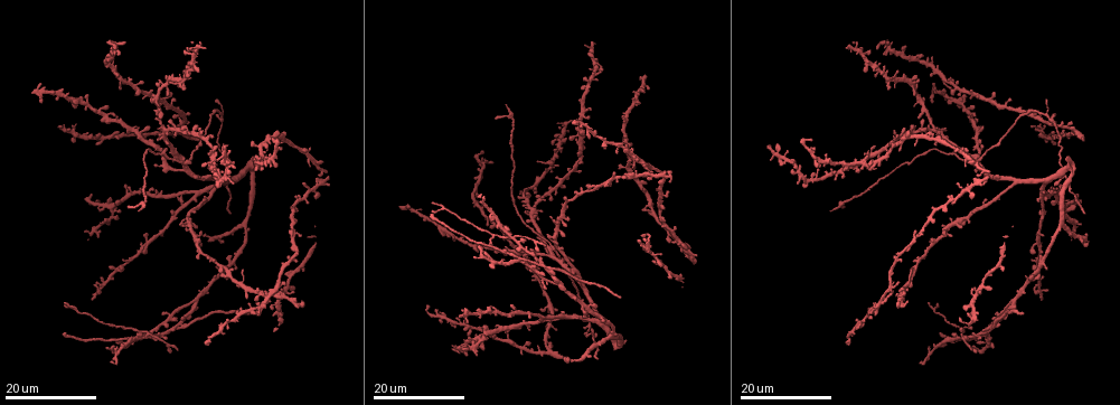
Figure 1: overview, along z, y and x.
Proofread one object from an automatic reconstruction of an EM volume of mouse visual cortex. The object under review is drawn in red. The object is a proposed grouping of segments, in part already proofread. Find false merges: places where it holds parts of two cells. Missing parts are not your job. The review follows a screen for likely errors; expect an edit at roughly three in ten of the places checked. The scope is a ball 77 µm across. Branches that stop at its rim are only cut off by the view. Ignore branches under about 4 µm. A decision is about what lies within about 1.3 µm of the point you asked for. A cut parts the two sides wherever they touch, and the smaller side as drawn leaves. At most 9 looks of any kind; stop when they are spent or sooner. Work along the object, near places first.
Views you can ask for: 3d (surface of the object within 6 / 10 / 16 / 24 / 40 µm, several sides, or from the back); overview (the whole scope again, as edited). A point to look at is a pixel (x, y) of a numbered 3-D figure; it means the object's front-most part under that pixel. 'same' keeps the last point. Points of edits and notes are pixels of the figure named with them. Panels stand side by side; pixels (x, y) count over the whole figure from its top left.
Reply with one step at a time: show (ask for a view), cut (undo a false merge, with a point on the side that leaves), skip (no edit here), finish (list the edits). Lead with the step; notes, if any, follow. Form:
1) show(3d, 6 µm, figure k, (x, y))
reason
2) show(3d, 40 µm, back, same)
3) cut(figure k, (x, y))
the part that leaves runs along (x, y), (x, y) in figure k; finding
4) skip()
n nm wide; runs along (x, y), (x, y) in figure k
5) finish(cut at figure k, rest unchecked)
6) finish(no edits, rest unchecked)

show(3d, 24 µm, figure 1, (1009, 303))

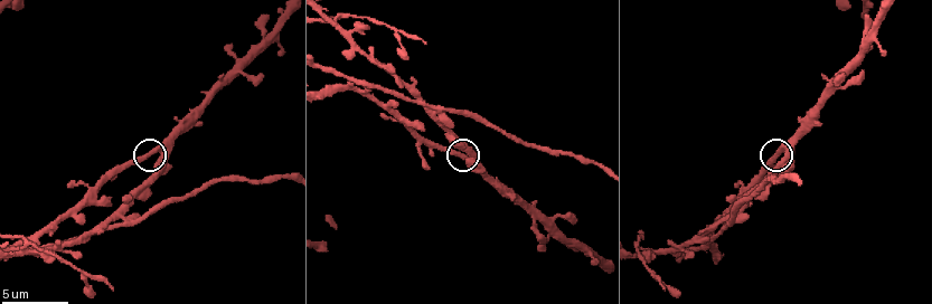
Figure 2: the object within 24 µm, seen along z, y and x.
show(3d, 10 µm, figure 2, (781, 151))
closer look

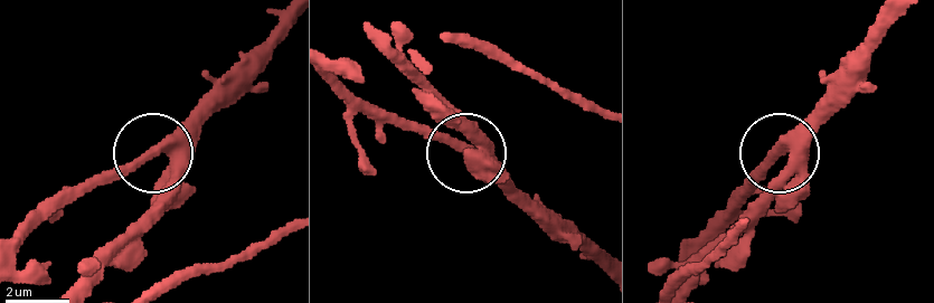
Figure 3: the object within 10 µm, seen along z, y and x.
skip()
320 nm wide; continuous, no second cell

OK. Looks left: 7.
show(3d, 24 µm, figure 1, (548, 250))
looks like a crossing

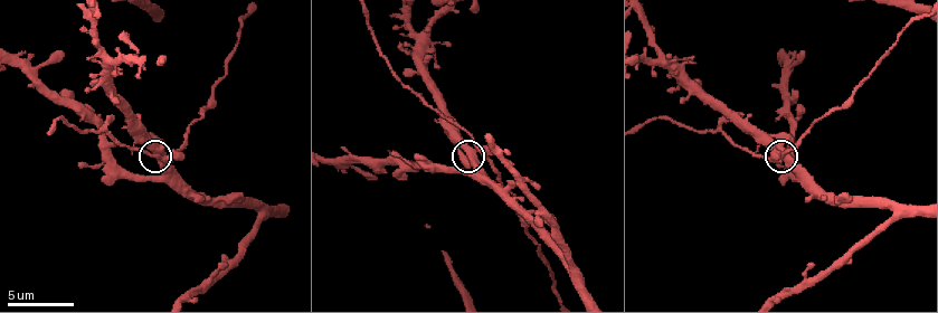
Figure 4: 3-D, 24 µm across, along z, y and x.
show(3d, 10 µm, figure 4, (473, 152))

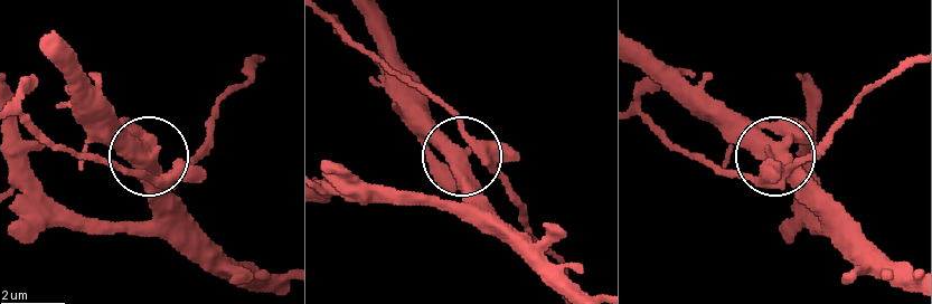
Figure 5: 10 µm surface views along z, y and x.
skip()
460 nm wide; runs along (267, 291), (203, 233), (149, 154), (101, 139) in figure 5; all the same cell

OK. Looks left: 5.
show(3d, 16 µm, figure 1, (179, 198))

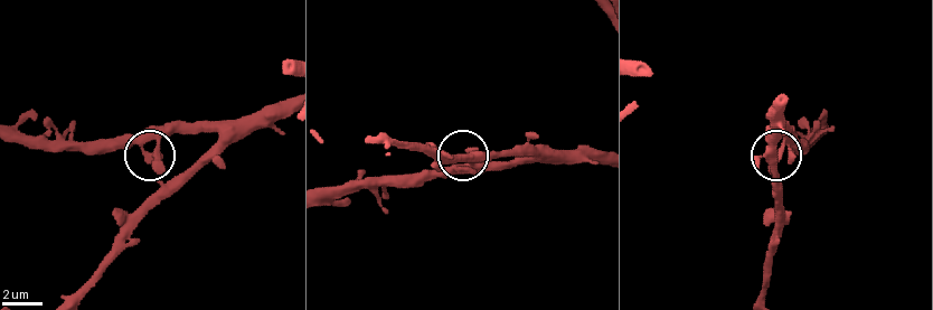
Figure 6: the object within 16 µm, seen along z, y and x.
show(3d, 10 µm, figure 6, (783, 152))

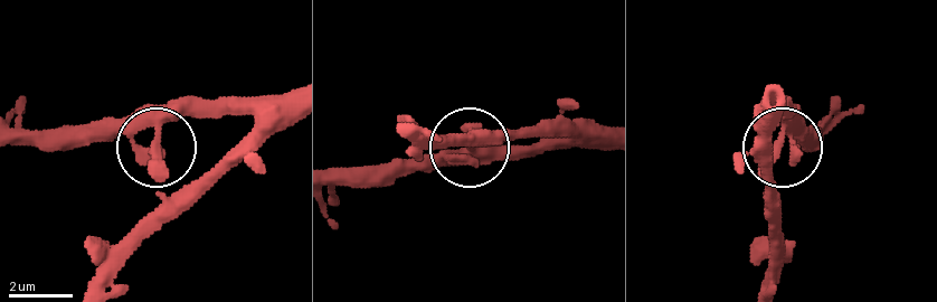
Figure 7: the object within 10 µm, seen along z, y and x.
skip()
runs along (294, 90), (182, 105), (158, 138), (142, 126), (65, 126) in figure 7; one cell here

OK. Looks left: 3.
show(3d, 16 µm, figure 1, (967, 189))
a fork

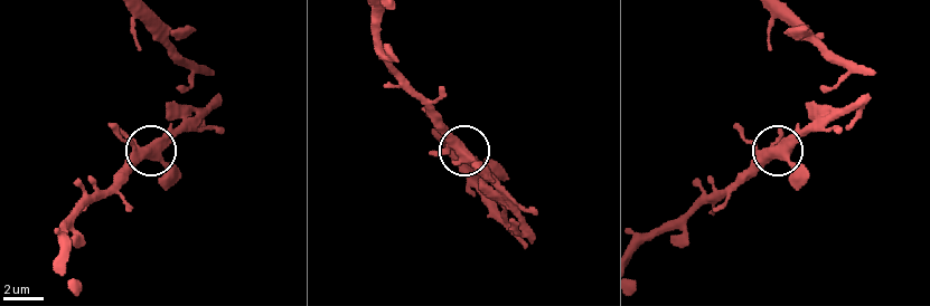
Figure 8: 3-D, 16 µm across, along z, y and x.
show(3d, 10 µm, figure 8, (471, 160))
closer look

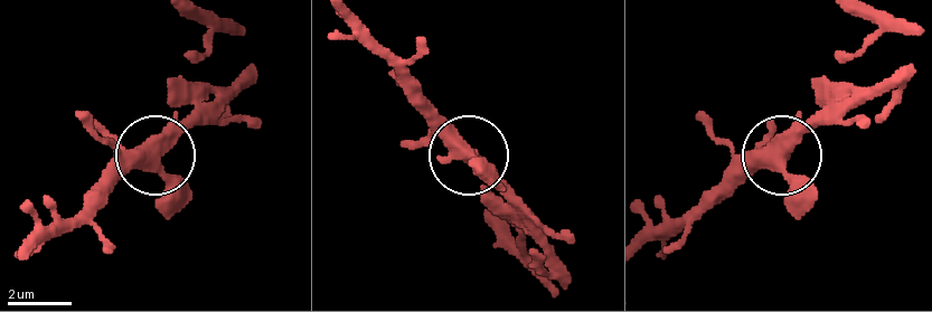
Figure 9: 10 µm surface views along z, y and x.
skip()
3 arms; continuous, no second cell

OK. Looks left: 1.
finish(no edits, rest unchecked)

